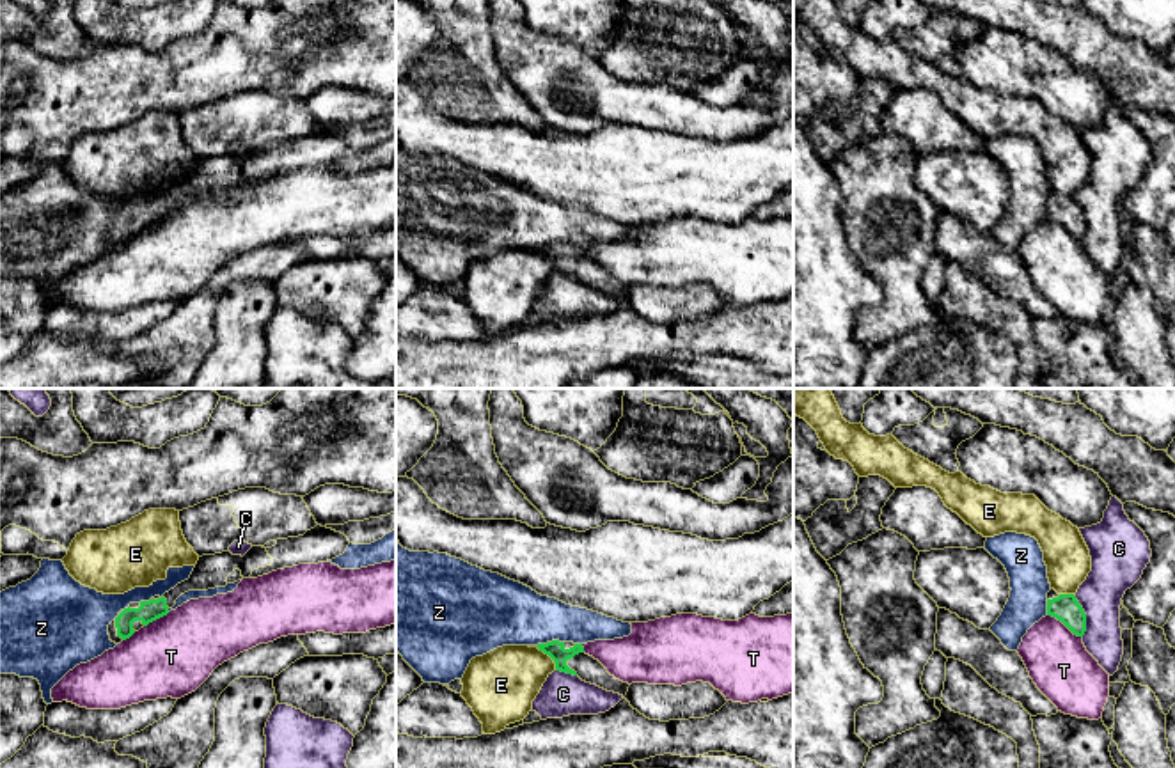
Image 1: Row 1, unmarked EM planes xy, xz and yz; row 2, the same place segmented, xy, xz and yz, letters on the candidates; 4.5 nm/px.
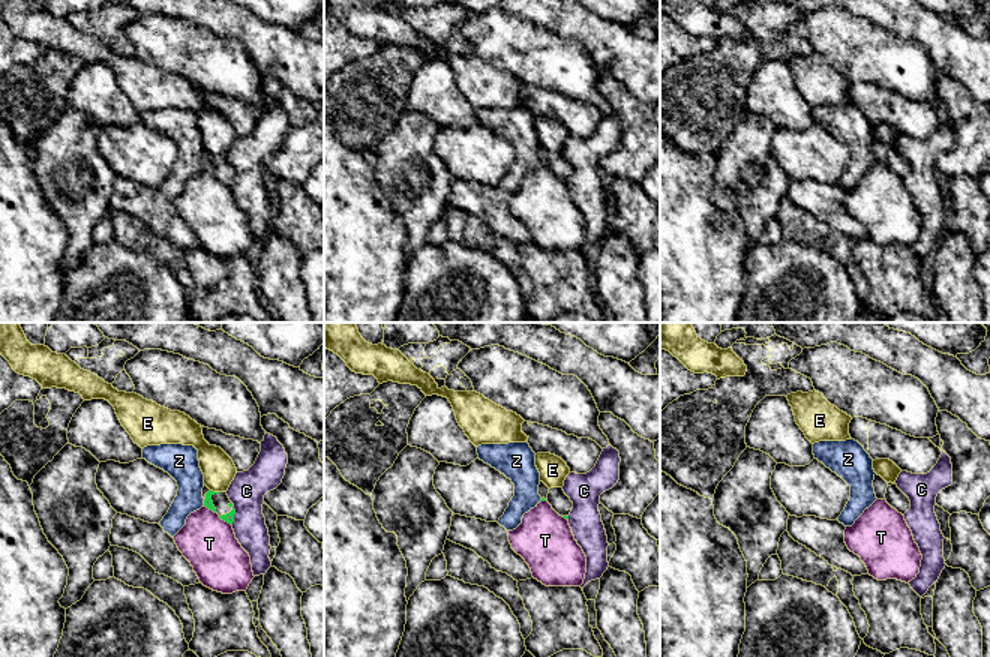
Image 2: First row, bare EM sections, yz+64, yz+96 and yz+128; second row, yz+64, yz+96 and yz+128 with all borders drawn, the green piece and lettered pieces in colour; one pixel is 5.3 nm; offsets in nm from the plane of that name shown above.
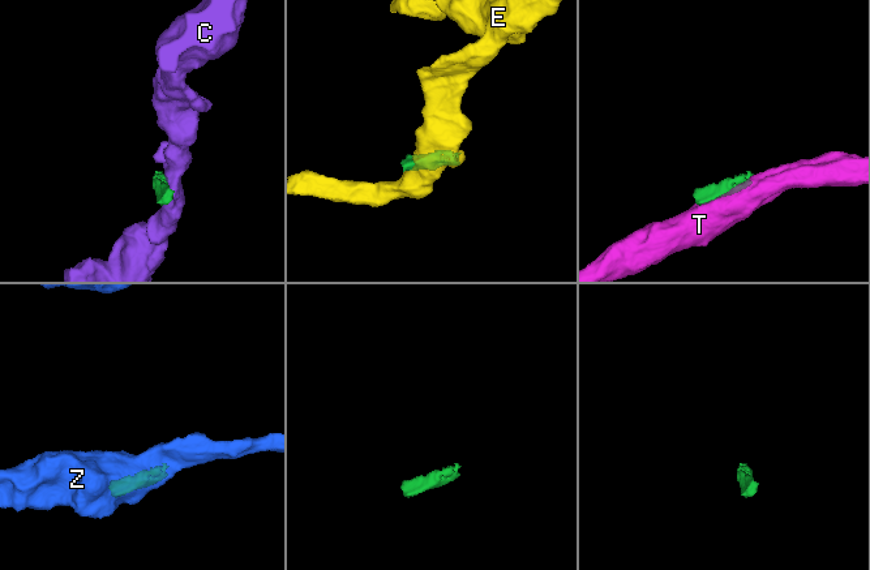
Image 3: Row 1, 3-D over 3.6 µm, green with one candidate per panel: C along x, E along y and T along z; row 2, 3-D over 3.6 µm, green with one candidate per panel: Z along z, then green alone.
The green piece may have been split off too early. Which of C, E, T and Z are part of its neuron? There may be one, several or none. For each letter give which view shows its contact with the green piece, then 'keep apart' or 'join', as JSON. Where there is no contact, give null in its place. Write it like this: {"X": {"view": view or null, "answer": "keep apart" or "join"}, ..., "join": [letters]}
{"C": {"view": "yz", "answer": "keep apart"}, "E": {"view": "xz", "answer": "keep apart"}, "T": {"view": "yz", "answer": "keep apart"}, "Z": {"view": "xz", "answer": "keep apart"}, "join": []}

